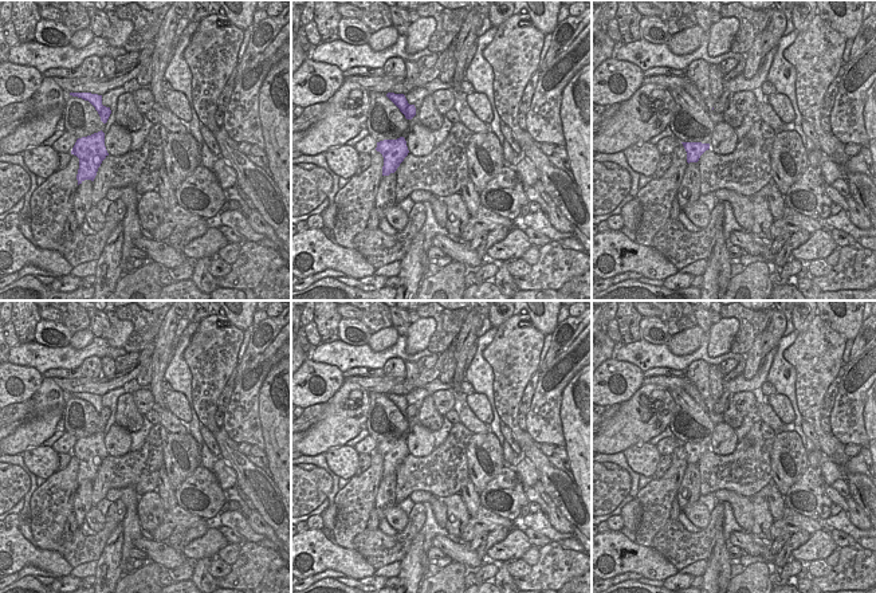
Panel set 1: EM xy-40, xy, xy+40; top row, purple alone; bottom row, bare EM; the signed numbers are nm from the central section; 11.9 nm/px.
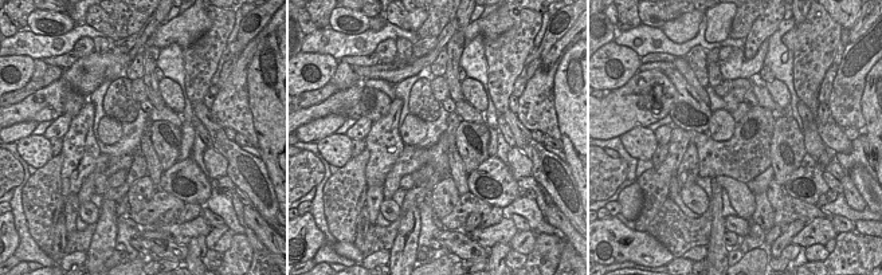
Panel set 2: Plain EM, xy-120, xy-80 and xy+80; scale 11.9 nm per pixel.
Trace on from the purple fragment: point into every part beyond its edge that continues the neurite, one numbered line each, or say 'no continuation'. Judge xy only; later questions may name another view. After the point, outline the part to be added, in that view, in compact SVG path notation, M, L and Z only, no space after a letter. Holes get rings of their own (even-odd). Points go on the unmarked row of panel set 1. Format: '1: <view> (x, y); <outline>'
1: xy (416, 396); M417 388L405 394L405 398L416 408L416 416L417 412L423 404L423 400L429 396L429 392L425 388Z

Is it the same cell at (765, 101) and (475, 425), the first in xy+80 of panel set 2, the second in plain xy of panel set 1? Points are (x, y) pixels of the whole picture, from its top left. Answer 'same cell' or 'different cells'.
same cell

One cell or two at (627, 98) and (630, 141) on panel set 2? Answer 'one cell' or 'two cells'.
two cells

